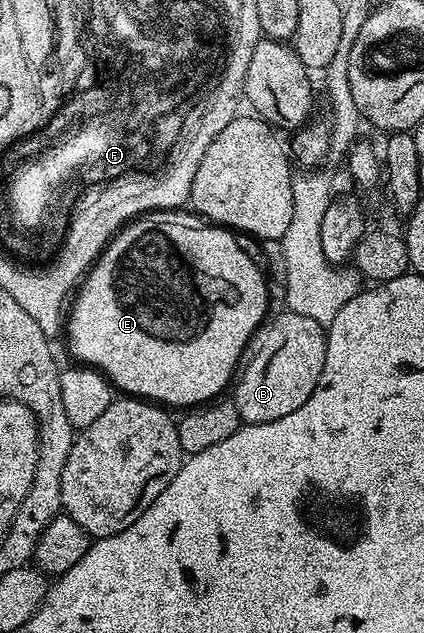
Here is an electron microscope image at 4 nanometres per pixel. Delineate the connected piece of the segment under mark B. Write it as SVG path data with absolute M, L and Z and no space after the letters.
M283 310L281 314L282 315L276 316L274 320L271 318L269 322L267 322L265 326L263 326L261 330L257 332L256 346L253 348L253 351L255 350L254 356L252 356L250 360L248 360L249 358L245 360L244 366L241 368L240 374L237 376L236 382L232 387L232 392L234 391L234 395L232 395L232 402L234 402L236 409L238 410L239 420L246 425L252 423L278 423L280 421L280 417L294 415L296 413L296 409L300 409L304 405L304 401L308 401L312 397L312 393L317 391L318 382L320 381L320 373L326 368L327 332L324 330L323 324L312 321L312 317L300 317L300 313L296 313L295 311Z

